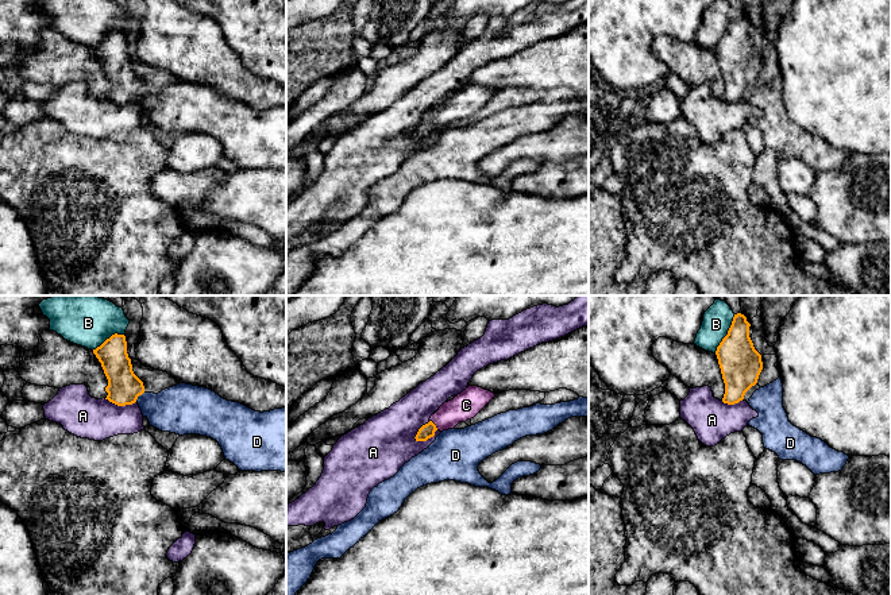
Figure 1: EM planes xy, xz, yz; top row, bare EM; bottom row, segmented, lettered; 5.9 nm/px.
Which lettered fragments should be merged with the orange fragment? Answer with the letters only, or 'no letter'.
C

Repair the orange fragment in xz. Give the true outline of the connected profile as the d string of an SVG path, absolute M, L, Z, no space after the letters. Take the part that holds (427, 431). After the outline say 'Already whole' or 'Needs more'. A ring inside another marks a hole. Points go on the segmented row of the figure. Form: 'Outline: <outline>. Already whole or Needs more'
Outline: M468 386L454 399L444 402L439 410L431 416L429 422L423 425L416 441L427 441L435 436L436 430L454 429L459 422L474 418L495 397L494 393L478 386Z. Needs more

